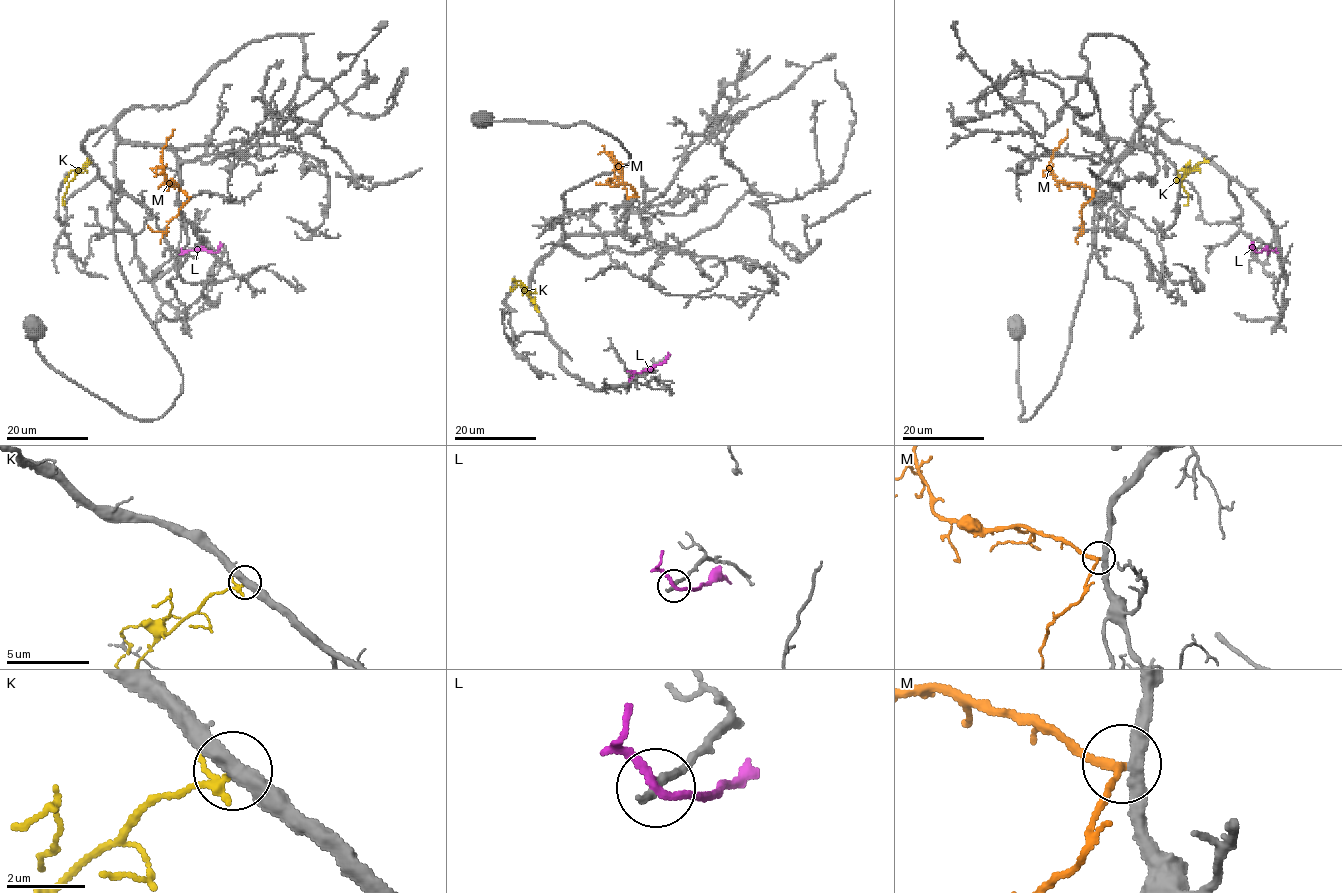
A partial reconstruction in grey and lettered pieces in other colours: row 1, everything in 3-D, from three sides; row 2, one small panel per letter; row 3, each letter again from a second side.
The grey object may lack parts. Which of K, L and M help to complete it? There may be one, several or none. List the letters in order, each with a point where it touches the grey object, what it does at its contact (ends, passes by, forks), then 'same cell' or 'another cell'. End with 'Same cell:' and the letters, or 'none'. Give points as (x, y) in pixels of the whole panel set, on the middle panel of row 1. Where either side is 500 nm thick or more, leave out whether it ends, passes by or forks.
K: meets grey at (537, 311); it passes by; another cell
L: meets grey at (666, 358); it passes by; another cell
M: meets grey at (628, 197); it passes by; same cell
Same cell: M

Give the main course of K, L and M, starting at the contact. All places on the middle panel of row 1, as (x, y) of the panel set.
K: (537, 311), (528, 292), (518, 284), (511, 291), (511, 287)
L: (666, 358), (662, 363), (635, 372), (628, 381)
M: (628, 197), (620, 165), (611, 152), (614, 167), (622, 171)

